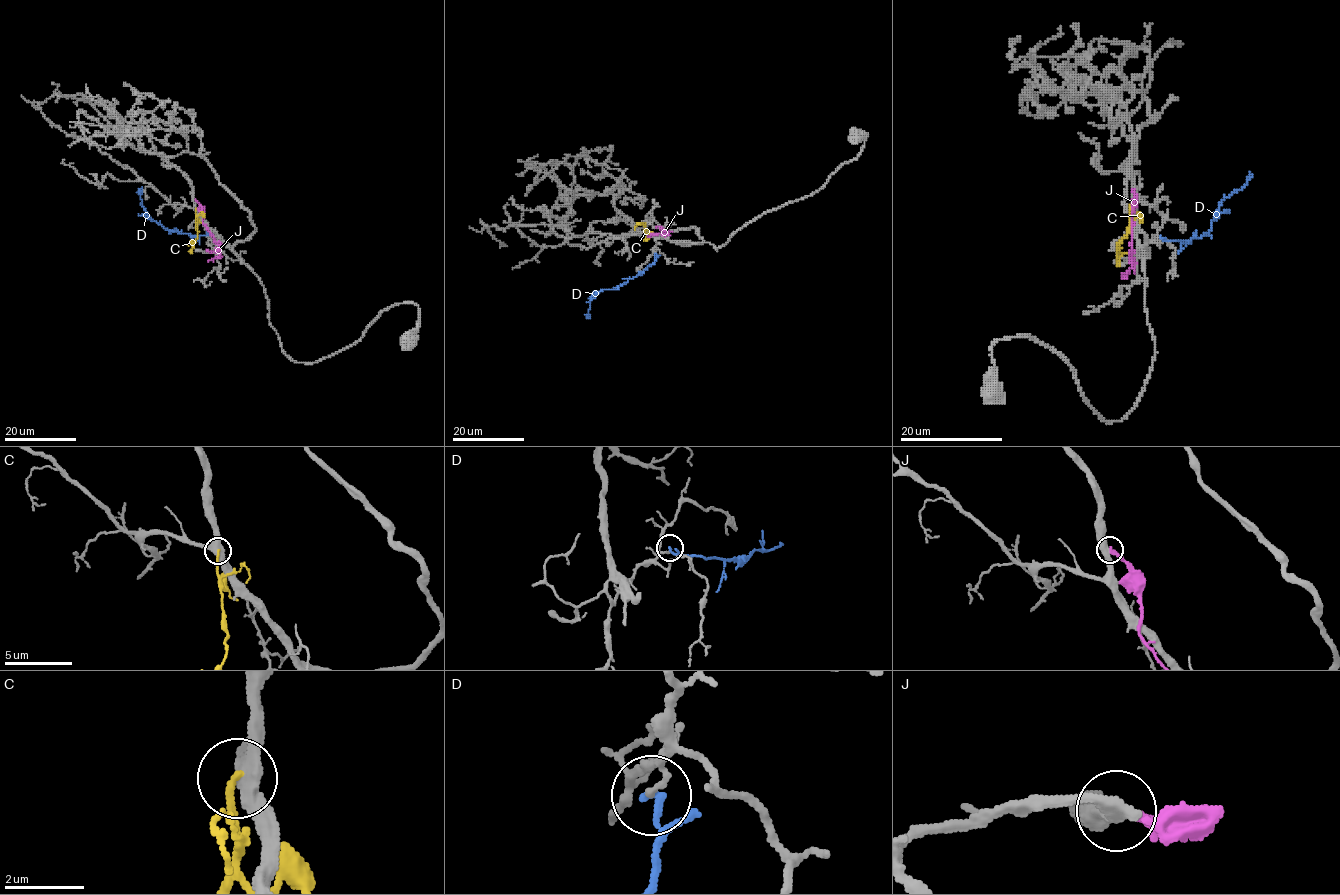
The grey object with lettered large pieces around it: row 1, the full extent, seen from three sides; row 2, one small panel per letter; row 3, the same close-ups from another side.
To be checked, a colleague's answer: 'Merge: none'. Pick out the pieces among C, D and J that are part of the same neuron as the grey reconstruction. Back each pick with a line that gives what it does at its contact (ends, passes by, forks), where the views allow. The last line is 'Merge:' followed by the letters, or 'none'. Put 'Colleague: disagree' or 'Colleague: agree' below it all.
Merge: none
Colleague: agree

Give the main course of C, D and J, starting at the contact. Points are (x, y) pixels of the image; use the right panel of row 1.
C: (1131, 204), (1129, 233), (1118, 246), (1116, 257), (1120, 265)
D: (1160, 237), (1188, 241), (1206, 233), (1223, 199), (1241, 188), (1250, 172)
J: (1134, 191), (1131, 267), (1122, 275), (1124, 279)

